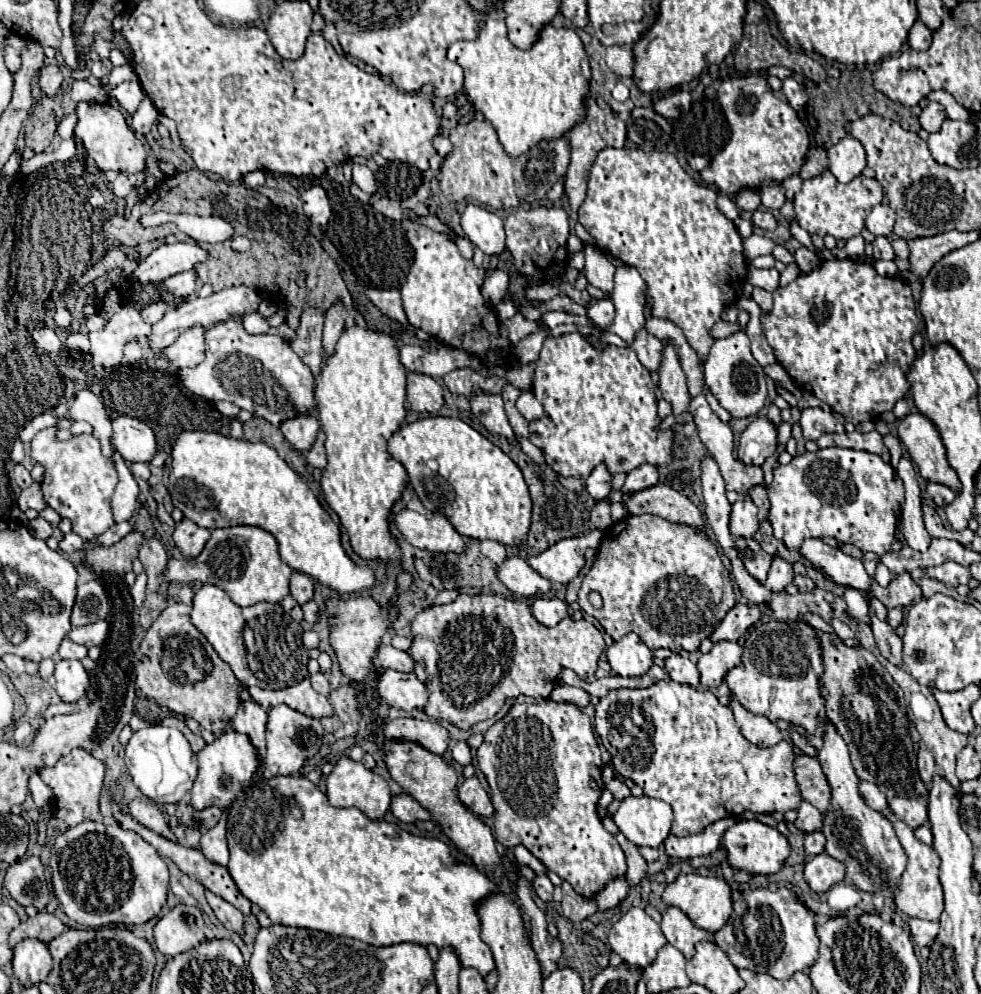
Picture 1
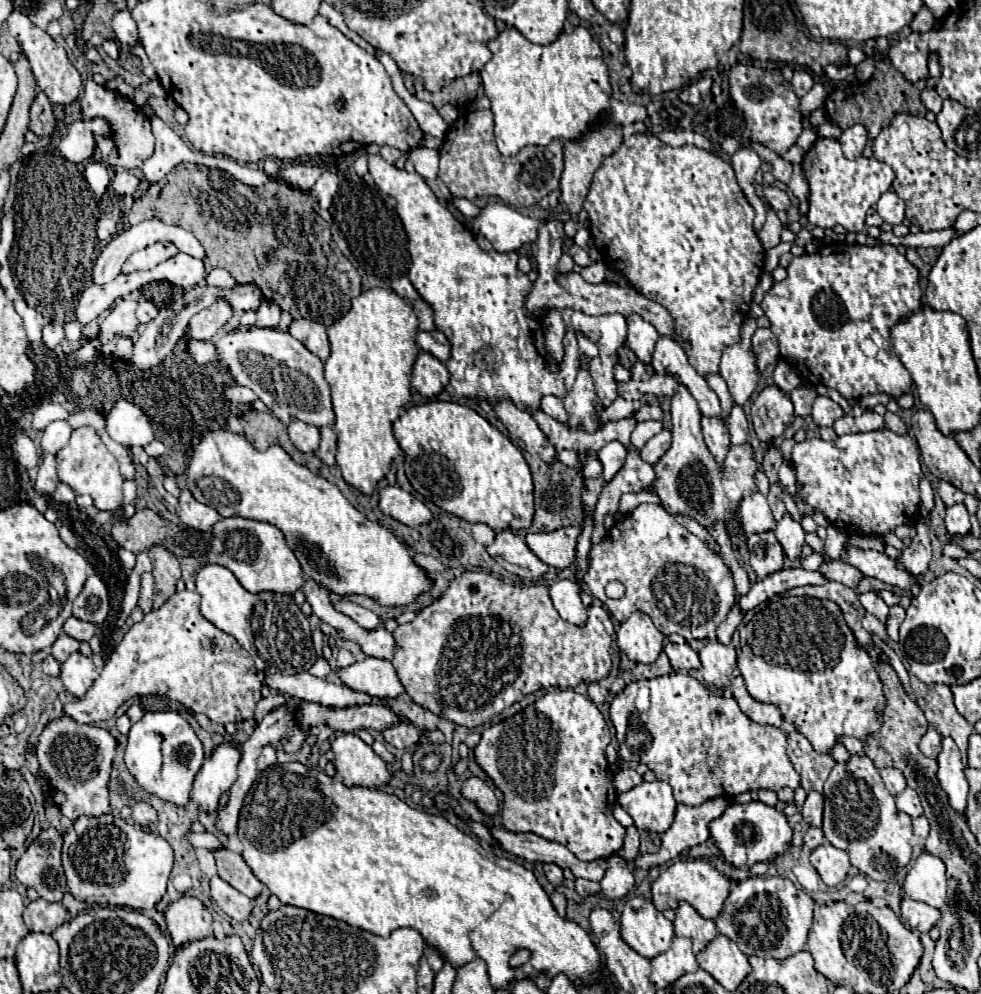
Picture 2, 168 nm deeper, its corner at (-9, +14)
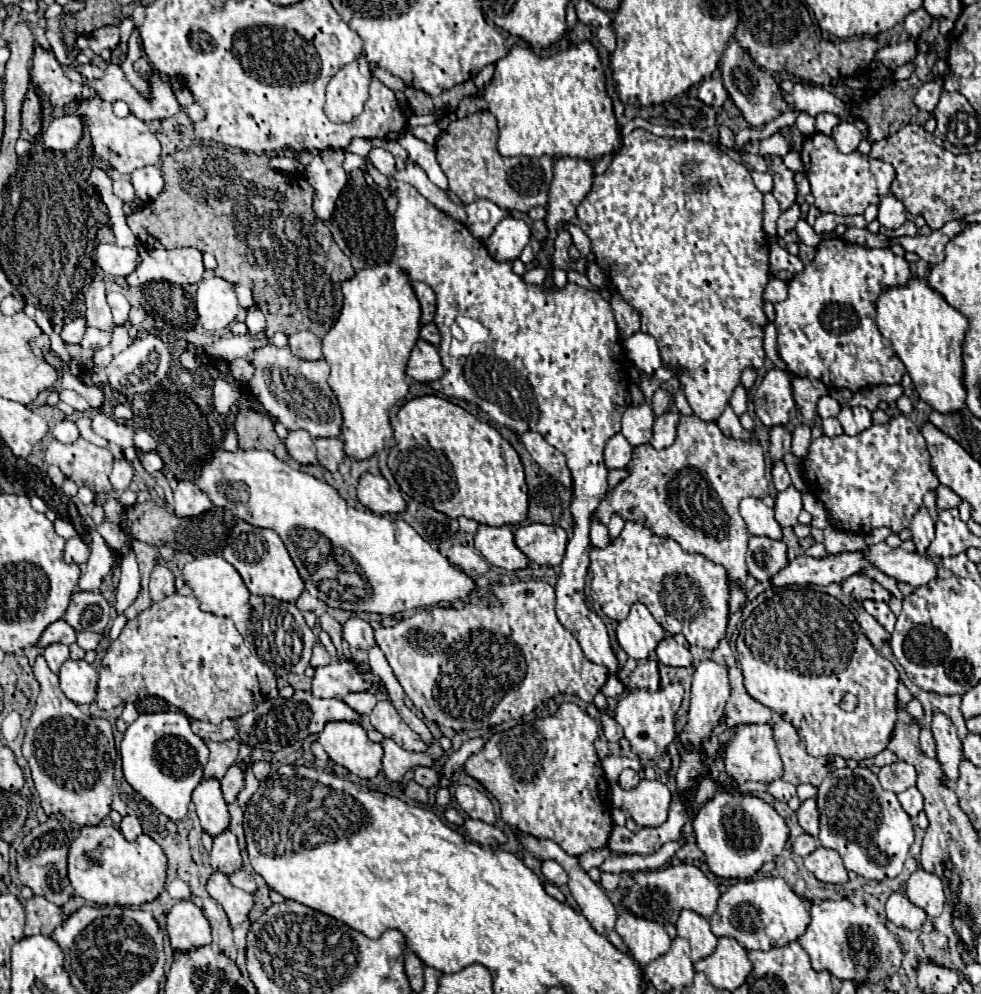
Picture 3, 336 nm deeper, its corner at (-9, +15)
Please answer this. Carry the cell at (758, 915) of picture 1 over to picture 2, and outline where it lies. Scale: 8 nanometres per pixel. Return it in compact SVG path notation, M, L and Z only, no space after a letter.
M748 877L734 883L720 915L714 919L722 935L732 939L742 953L786 959L802 951L812 927L814 901L784 877Z

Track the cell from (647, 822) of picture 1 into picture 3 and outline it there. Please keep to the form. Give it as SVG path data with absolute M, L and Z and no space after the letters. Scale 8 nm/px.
M642 780L636 788L620 794L620 808L632 816L638 826L654 828L662 826L668 820L672 794L668 786L660 780Z

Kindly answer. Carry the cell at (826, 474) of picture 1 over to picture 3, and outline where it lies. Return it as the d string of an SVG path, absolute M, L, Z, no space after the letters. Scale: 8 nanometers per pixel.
M896 416L888 424L872 424L868 430L856 436L820 436L810 442L808 454L802 460L806 486L818 500L824 502L830 512L830 524L836 530L854 532L854 534L870 534L874 528L888 526L894 532L908 528L914 512L918 512L922 504L922 496L930 490L938 488L938 478L930 468L930 454L926 450L926 442L914 422L906 416Z

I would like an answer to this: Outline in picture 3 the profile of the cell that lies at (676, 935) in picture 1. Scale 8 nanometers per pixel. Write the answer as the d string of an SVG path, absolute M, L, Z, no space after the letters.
M682 910L680 918L676 922L676 928L678 928L678 936L682 936L690 942L692 962L706 958L714 952L718 938L712 934L708 920L702 918L700 914L696 914L692 910Z

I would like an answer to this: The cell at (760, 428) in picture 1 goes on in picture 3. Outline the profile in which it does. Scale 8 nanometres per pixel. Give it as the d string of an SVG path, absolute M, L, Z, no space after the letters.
M772 368L754 394L754 412L766 428L786 426L796 418L796 402L792 398L790 374Z

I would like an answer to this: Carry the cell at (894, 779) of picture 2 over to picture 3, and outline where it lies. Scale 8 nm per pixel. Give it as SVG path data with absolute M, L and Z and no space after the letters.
M906 762L886 764L878 772L878 780L884 790L892 790L898 794L916 784L916 770Z

